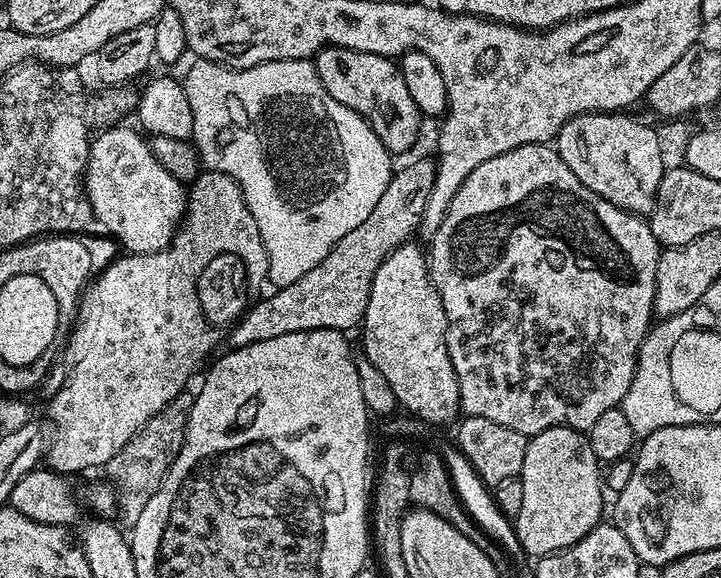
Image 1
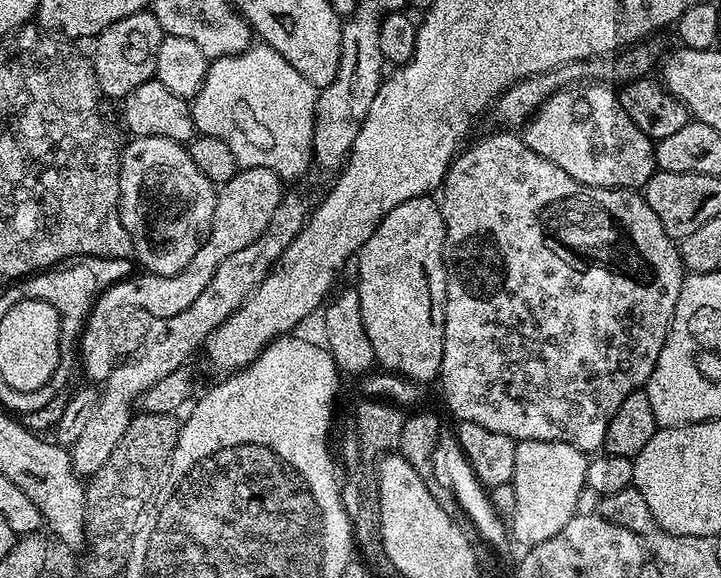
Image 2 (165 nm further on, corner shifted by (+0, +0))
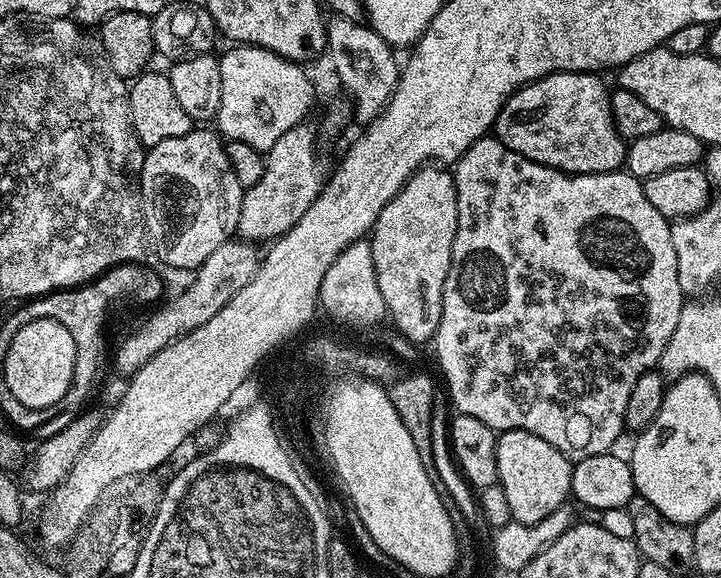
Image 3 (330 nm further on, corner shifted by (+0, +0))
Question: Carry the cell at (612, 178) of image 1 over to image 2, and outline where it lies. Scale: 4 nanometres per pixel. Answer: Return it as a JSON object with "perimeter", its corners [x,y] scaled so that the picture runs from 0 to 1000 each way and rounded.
{"perimeter":[[[804,142],[798,149],[777,152],[745,194],[724,223],[724,240],[741,266],[768,280],[791,308],[825,325],[870,325],[872,329],[892,327],[906,298],[911,296],[907,244],[863,190],[859,164],[847,159],[838,142]]]}

